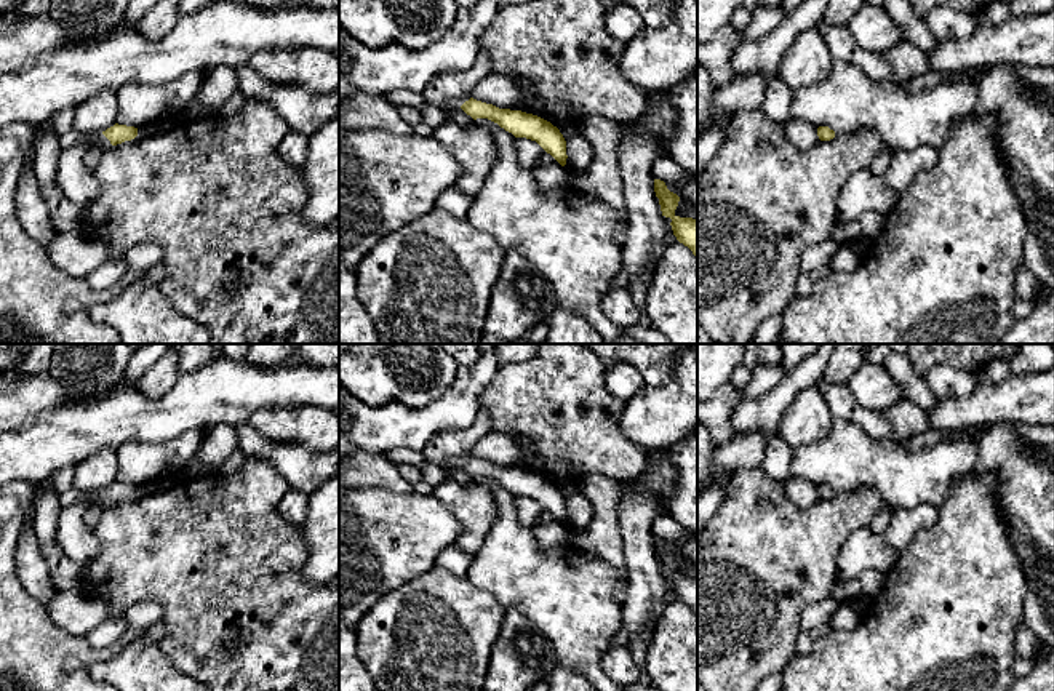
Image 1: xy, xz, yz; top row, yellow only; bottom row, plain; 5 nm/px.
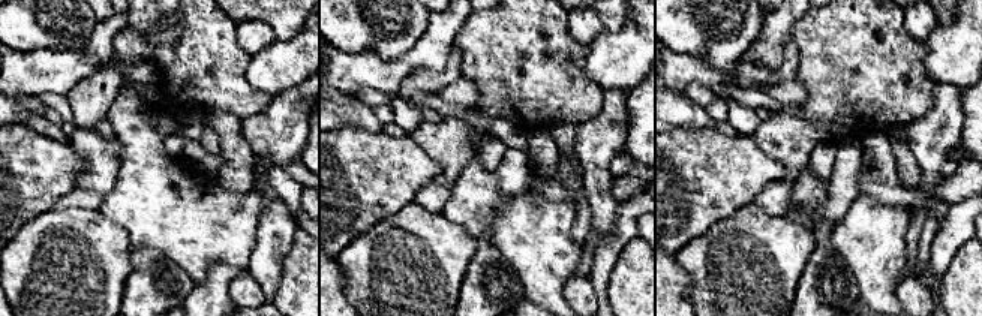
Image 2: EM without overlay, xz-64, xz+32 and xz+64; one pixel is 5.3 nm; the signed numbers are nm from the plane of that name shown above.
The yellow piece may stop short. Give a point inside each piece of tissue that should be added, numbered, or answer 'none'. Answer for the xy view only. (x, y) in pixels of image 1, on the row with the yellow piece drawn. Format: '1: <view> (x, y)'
1: xy (80, 186)

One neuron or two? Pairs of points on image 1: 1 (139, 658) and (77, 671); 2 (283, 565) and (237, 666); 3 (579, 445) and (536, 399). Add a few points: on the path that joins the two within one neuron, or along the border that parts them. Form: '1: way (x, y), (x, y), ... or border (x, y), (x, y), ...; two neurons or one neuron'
1: border (107, 656), (98, 661), (90, 674); two neurons
2: way (264, 591), (243, 611), (243, 640); one neuron
3: way (568, 434), (547, 410); one neuron

